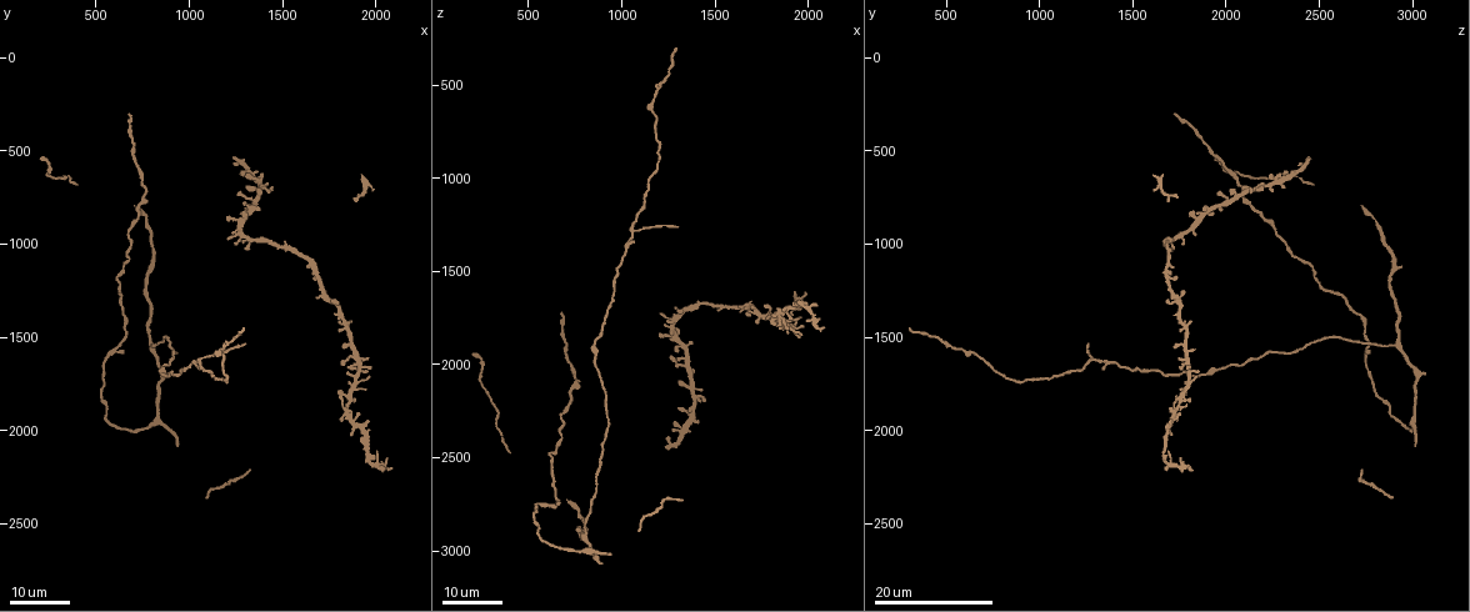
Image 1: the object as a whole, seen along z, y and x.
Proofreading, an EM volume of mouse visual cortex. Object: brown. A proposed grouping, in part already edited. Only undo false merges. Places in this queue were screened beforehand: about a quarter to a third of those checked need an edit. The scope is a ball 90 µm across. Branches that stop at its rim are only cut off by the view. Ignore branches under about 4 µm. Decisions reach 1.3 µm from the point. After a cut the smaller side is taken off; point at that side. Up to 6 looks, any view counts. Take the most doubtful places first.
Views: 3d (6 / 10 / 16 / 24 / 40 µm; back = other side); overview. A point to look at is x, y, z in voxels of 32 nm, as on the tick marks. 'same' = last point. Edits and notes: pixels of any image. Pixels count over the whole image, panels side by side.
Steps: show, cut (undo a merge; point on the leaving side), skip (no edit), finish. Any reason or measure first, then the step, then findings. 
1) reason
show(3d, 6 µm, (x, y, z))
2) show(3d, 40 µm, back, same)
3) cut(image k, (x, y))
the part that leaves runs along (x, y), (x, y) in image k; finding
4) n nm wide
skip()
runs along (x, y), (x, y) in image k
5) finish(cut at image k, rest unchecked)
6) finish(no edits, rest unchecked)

show(3d, 24 µm, (1640, 1080, 1700))

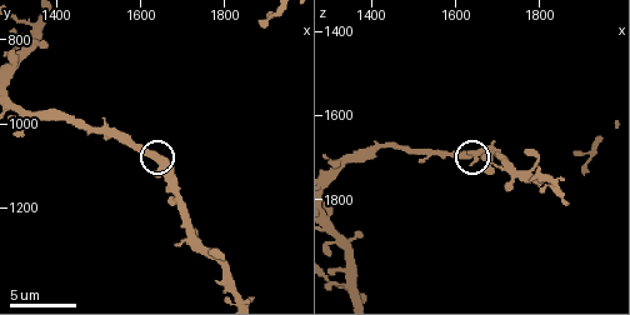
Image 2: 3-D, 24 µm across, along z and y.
closer look
show(3d, 10 µm, same)

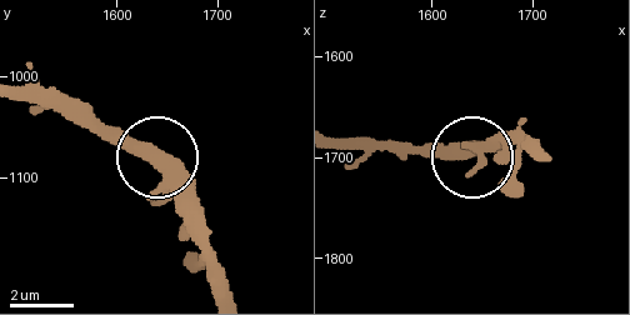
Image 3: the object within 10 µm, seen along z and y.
side arm 19 µm
skip()
runs along (335, 145), (456, 145), (478, 153), (518, 124) in image 3; continuous, no second neuron

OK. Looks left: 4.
sudden change in width
show(3d, 16 µm, (860, 1700, 1880))

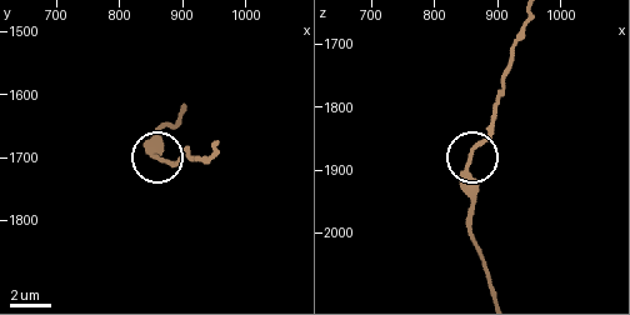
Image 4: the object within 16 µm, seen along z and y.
show(3d, 10 µm, (855, 1700, 1885))

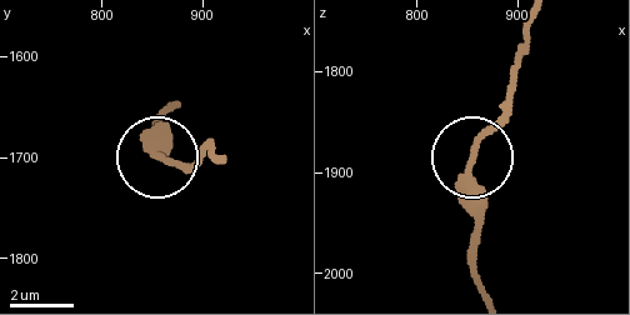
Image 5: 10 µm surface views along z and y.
260 nm wide
skip()
runs along (484, 289), (473, 265), (473, 151), (510, 98) in image 5; one neuron here

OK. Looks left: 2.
finish(no edits, rest unchecked)

